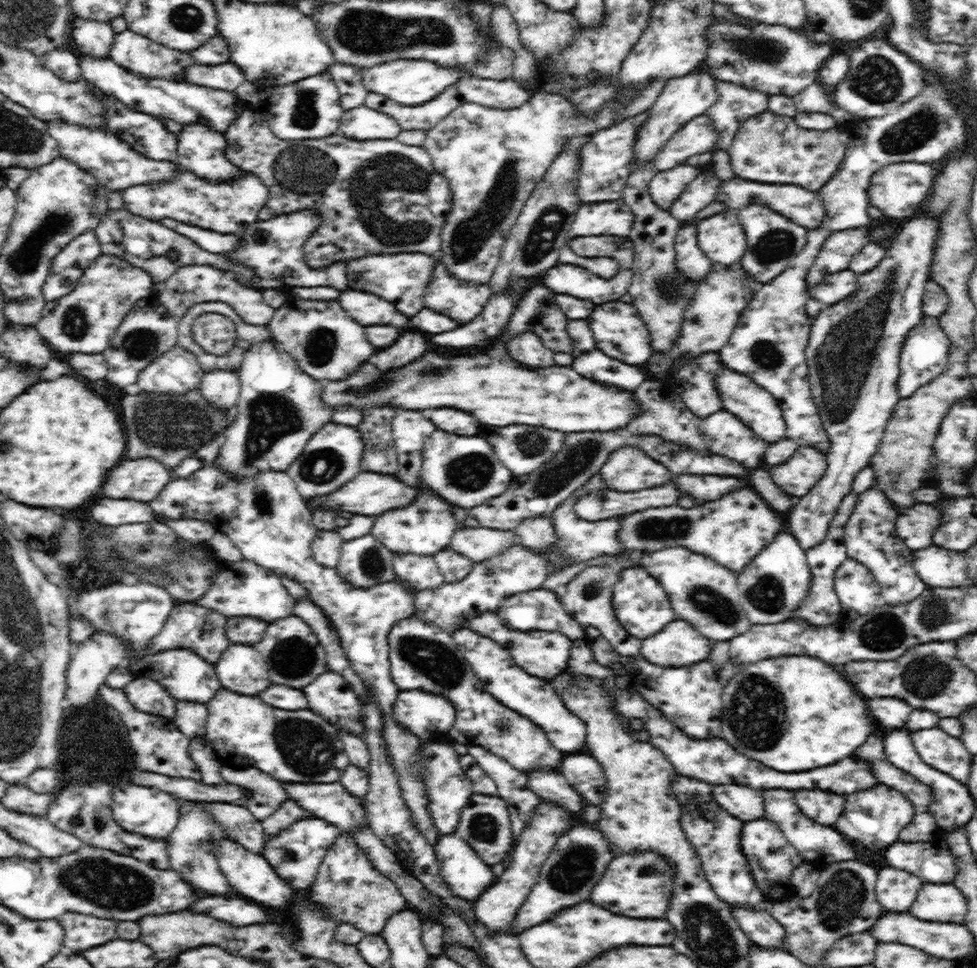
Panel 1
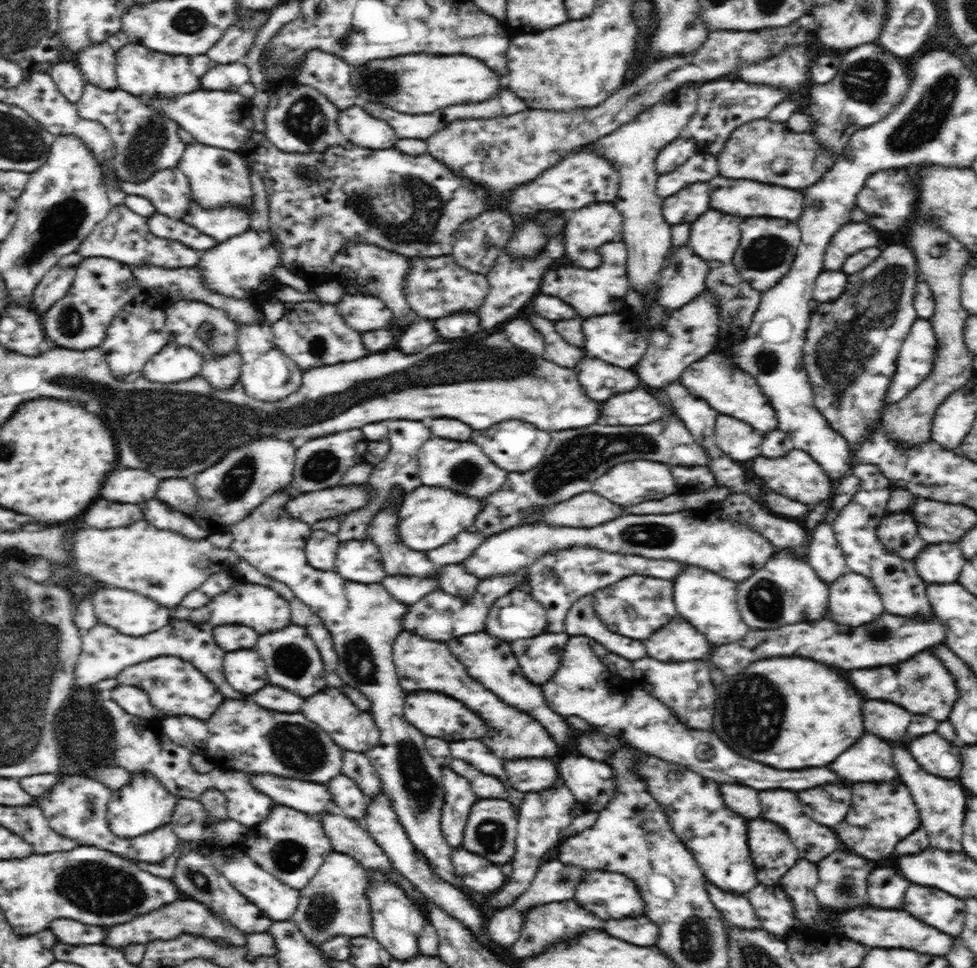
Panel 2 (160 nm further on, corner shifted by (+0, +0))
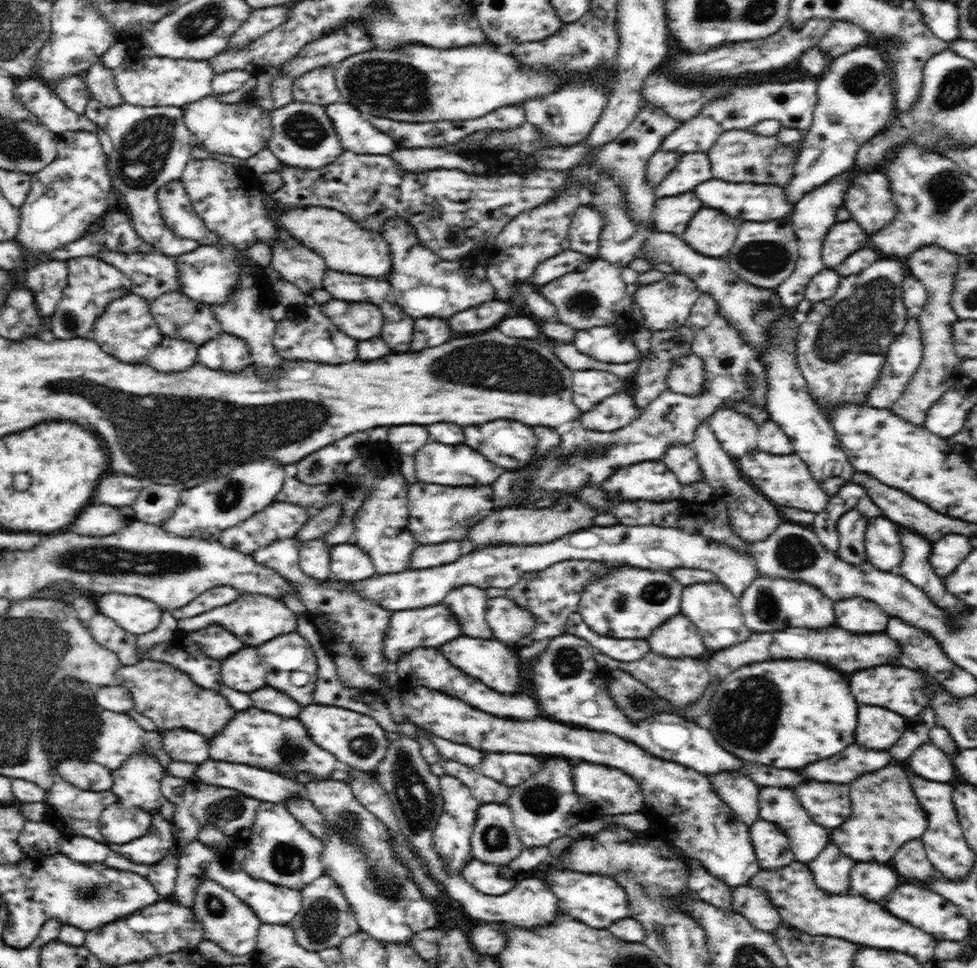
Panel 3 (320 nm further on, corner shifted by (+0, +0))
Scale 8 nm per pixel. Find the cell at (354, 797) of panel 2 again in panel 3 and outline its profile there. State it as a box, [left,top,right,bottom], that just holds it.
[304,779,440,943]

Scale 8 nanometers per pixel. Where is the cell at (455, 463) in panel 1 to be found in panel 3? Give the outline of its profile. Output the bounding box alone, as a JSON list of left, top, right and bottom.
[416,444,506,487]

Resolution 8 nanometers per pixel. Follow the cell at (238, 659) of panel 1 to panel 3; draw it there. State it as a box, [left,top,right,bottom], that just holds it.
[222,648,266,692]

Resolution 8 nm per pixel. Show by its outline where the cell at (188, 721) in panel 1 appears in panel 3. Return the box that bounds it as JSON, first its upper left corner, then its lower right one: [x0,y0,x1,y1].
[162,729,208,764]

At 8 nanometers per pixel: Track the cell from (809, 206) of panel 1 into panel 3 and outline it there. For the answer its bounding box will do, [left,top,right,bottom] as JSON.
[693,180,792,222]

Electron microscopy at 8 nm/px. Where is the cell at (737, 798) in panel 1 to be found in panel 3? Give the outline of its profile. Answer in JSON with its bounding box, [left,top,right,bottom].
[710,772,758,824]

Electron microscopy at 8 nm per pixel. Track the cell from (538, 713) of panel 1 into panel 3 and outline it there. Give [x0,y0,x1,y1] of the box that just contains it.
[440,636,524,695]

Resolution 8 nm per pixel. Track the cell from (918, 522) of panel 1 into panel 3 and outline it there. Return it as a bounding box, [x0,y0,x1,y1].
[865,517,903,572]

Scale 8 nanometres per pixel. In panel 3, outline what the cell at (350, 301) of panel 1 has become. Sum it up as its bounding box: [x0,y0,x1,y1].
[324,300,384,340]

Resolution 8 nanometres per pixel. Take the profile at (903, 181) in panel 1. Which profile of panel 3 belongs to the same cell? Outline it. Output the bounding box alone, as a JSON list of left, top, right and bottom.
[843,170,898,235]

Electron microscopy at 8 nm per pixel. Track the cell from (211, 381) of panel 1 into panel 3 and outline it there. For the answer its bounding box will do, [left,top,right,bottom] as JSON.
[198,334,252,372]

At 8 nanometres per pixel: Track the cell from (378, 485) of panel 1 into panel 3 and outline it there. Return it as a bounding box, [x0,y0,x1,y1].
[216,500,315,555]

